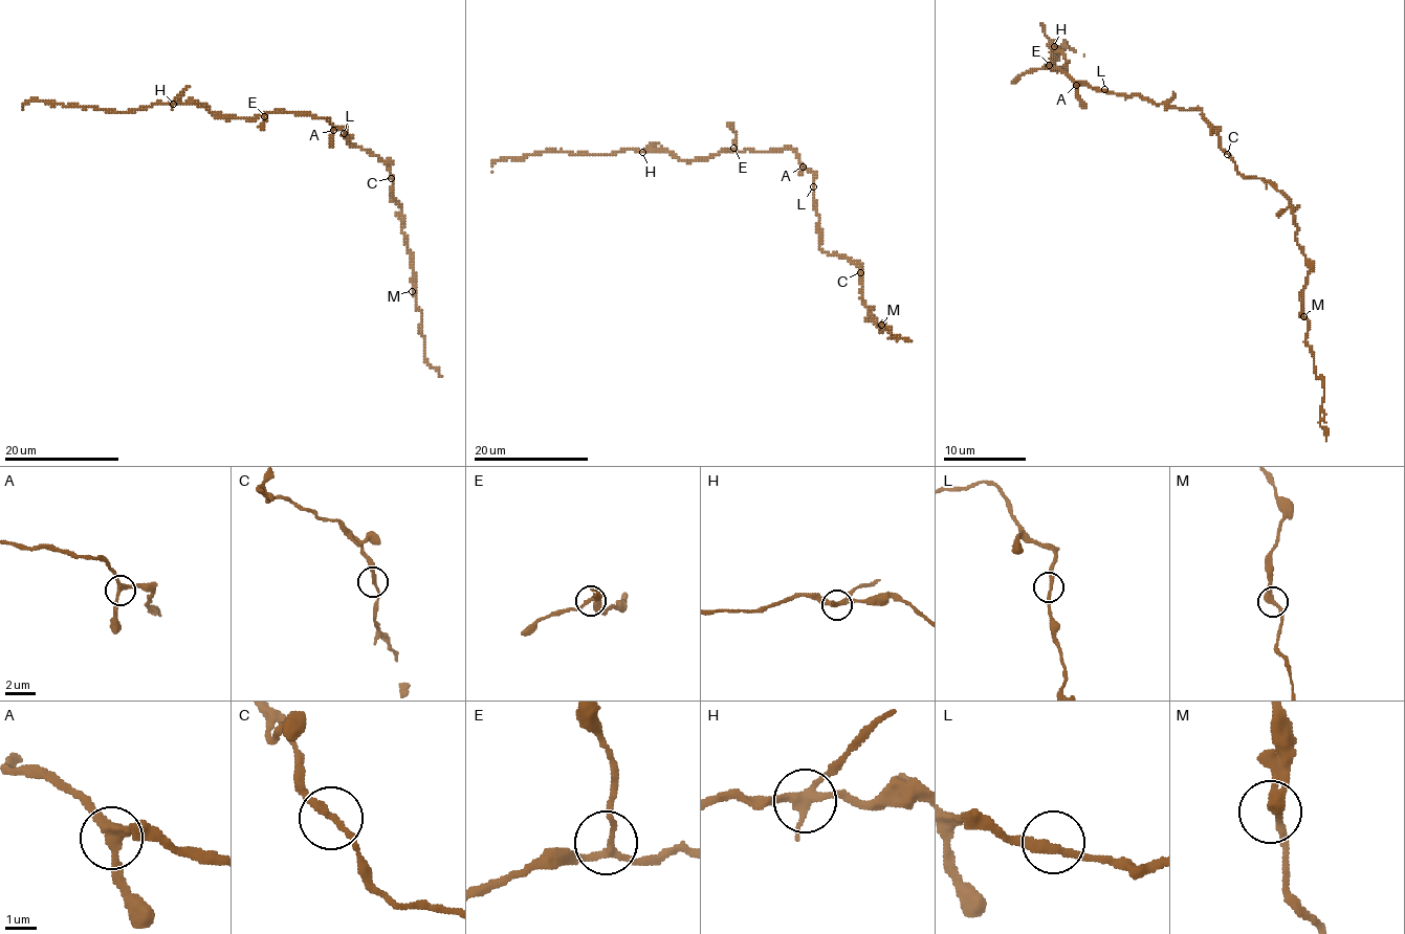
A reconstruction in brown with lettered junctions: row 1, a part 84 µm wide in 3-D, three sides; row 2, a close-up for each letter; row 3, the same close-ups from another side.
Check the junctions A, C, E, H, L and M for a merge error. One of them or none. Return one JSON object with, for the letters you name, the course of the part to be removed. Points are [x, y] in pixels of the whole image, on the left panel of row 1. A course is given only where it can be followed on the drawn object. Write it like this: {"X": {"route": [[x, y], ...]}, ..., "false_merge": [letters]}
{"H": {"route": [[173, 103], [190, 87]]}, "false_merge": ["H"]}

